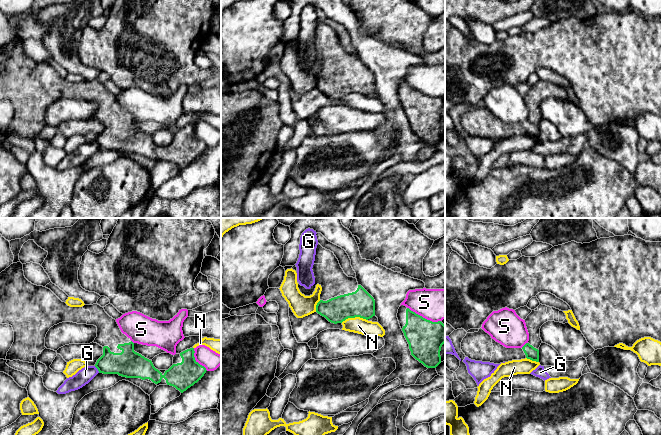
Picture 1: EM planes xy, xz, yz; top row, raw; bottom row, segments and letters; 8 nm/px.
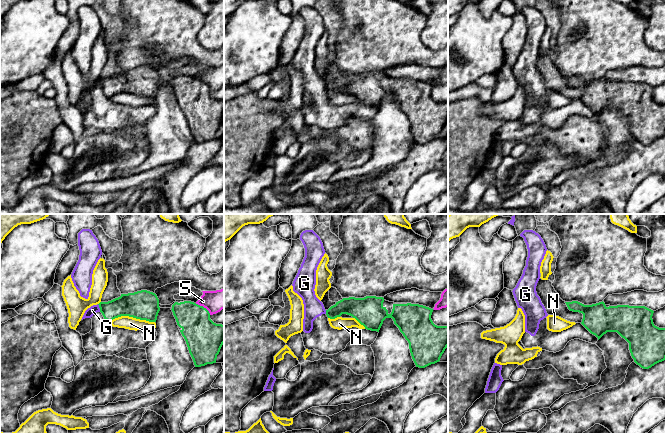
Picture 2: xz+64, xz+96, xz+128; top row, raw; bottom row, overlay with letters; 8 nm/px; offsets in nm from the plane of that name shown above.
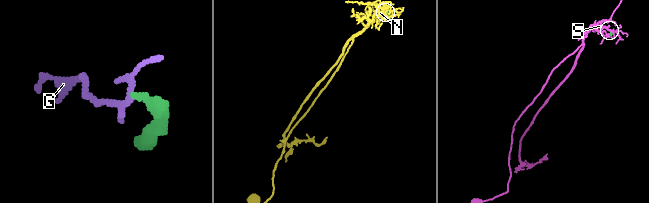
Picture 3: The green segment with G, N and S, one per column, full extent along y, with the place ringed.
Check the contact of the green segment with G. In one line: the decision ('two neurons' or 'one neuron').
two neurons

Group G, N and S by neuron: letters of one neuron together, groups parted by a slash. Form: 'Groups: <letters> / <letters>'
Groups: G / N / S

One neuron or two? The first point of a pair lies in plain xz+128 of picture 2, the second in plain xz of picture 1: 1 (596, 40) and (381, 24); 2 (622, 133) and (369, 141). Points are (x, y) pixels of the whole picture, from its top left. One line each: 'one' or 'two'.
1: one
2: two

